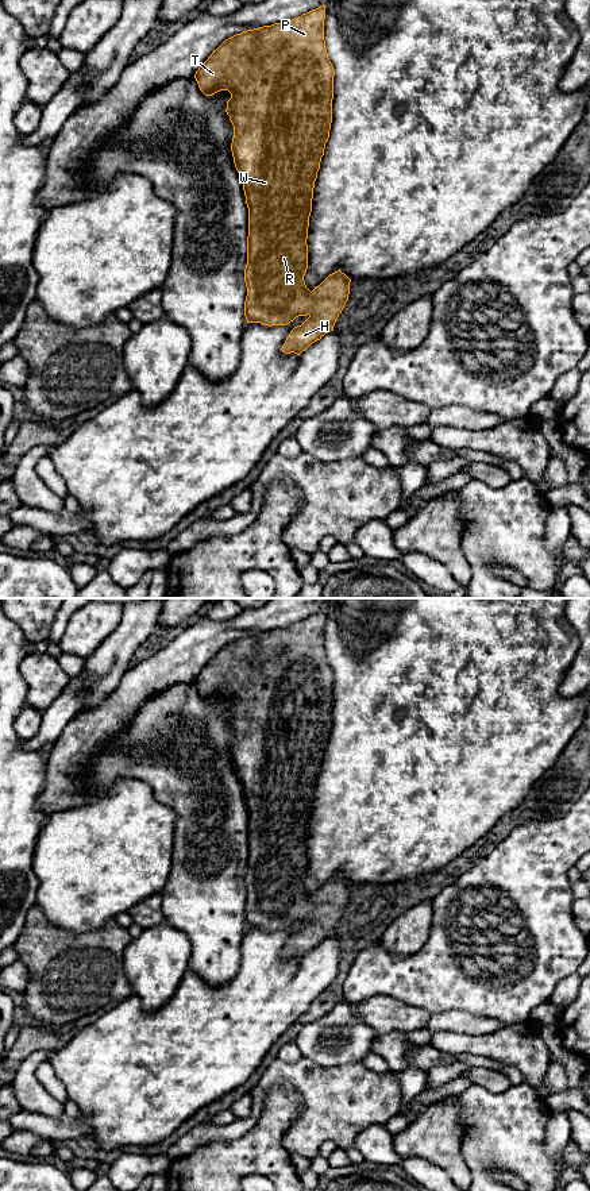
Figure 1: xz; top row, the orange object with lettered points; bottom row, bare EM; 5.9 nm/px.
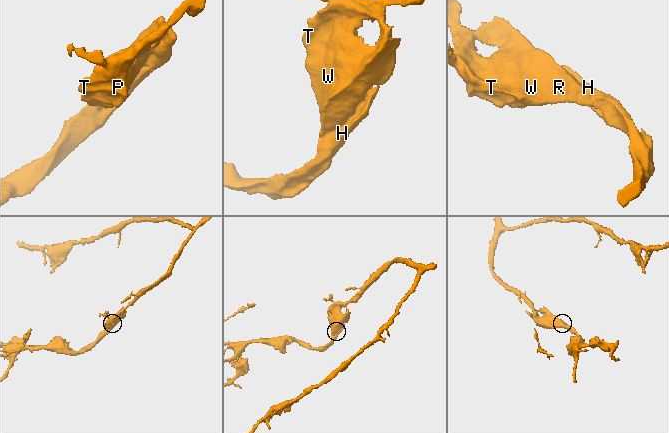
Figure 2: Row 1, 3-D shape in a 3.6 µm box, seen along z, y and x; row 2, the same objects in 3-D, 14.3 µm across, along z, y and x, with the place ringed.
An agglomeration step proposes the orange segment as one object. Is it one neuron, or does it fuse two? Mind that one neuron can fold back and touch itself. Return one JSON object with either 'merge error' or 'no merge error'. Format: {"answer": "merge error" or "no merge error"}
{"answer": "no merge error"}

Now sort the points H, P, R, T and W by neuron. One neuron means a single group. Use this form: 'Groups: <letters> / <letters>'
Groups: H P R T W

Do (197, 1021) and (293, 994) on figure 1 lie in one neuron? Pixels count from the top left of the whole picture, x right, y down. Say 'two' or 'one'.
one

